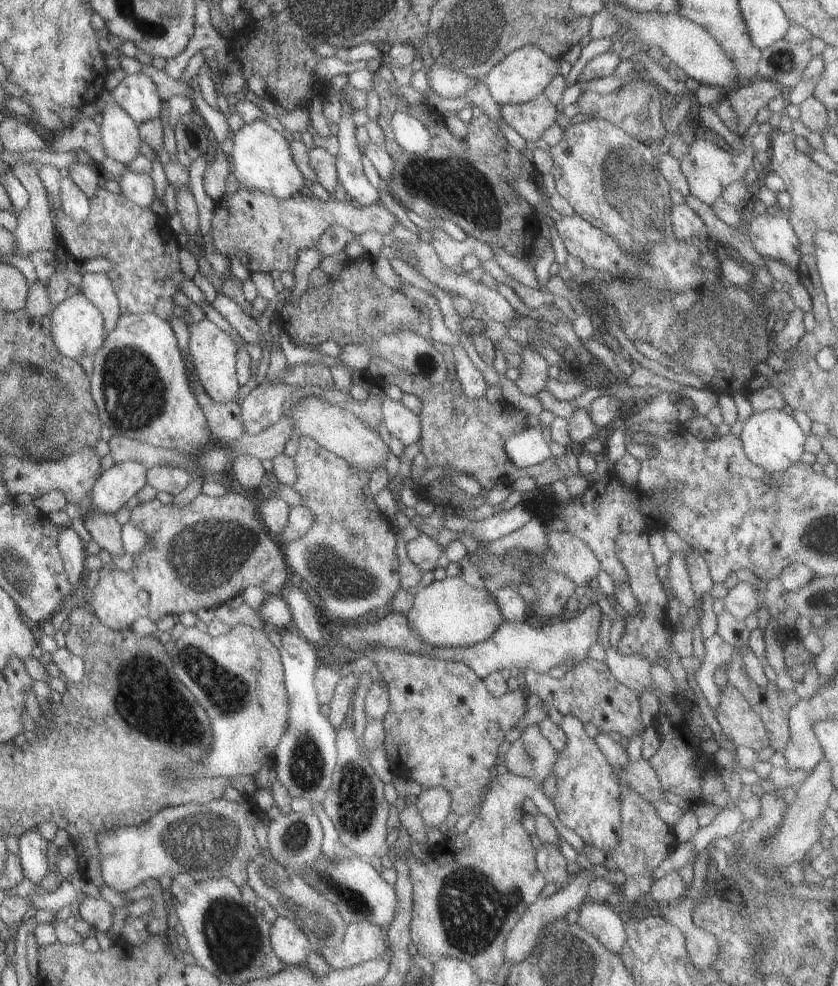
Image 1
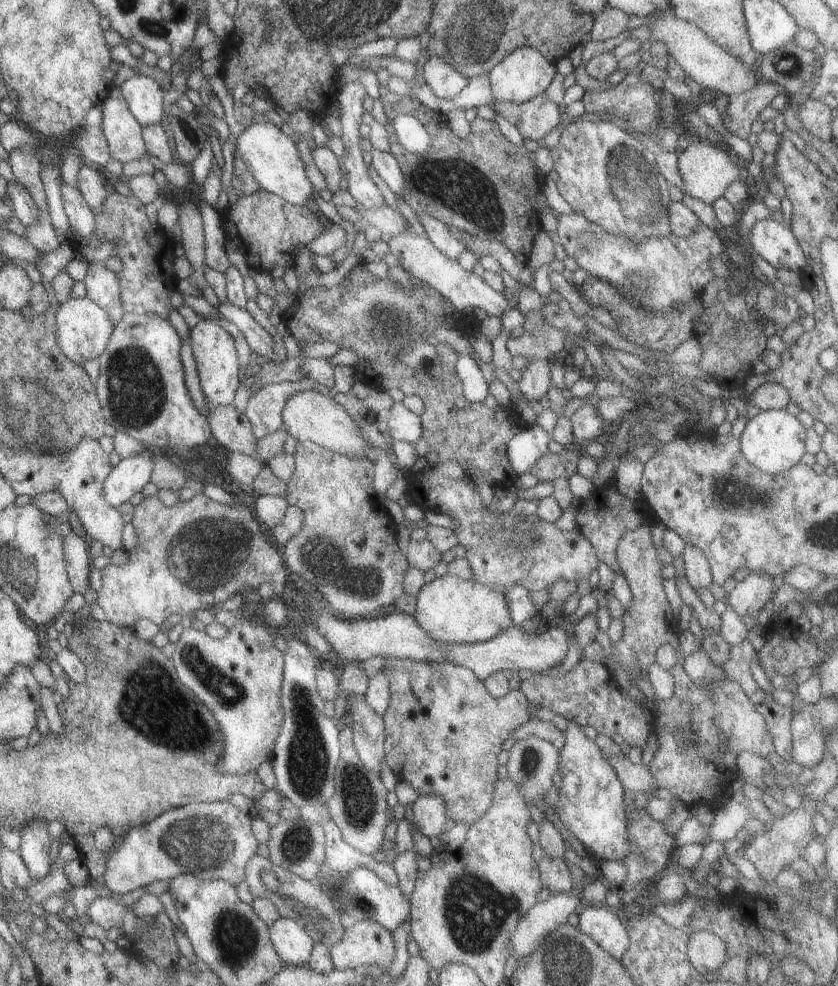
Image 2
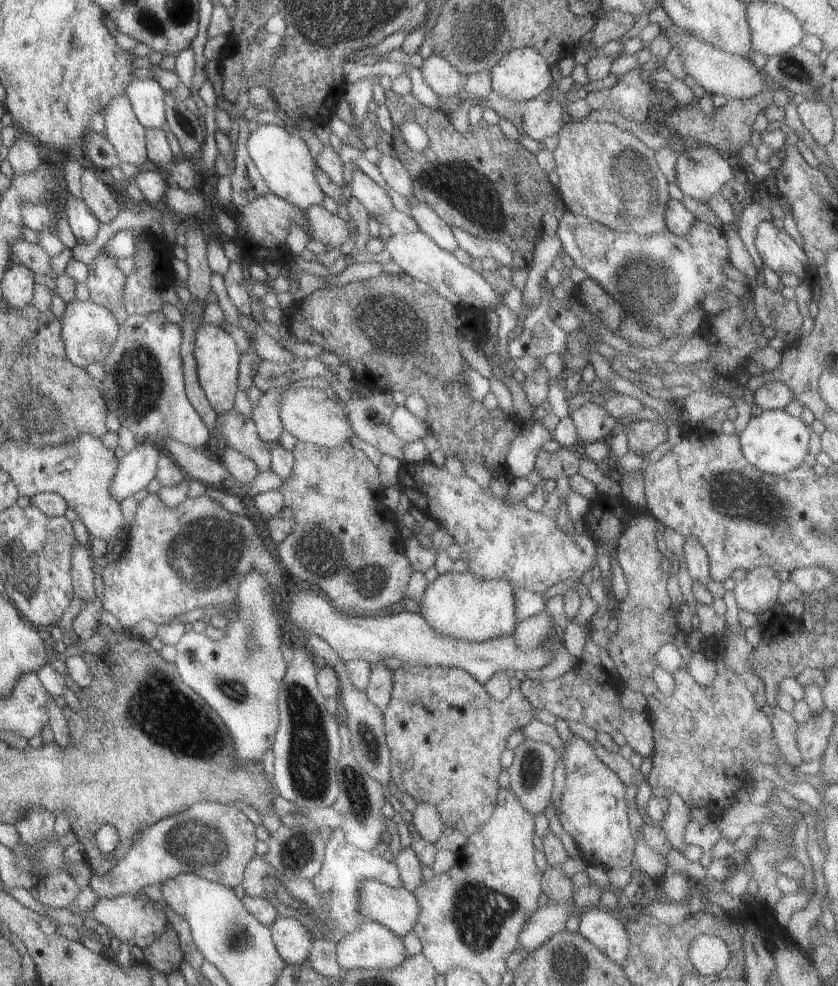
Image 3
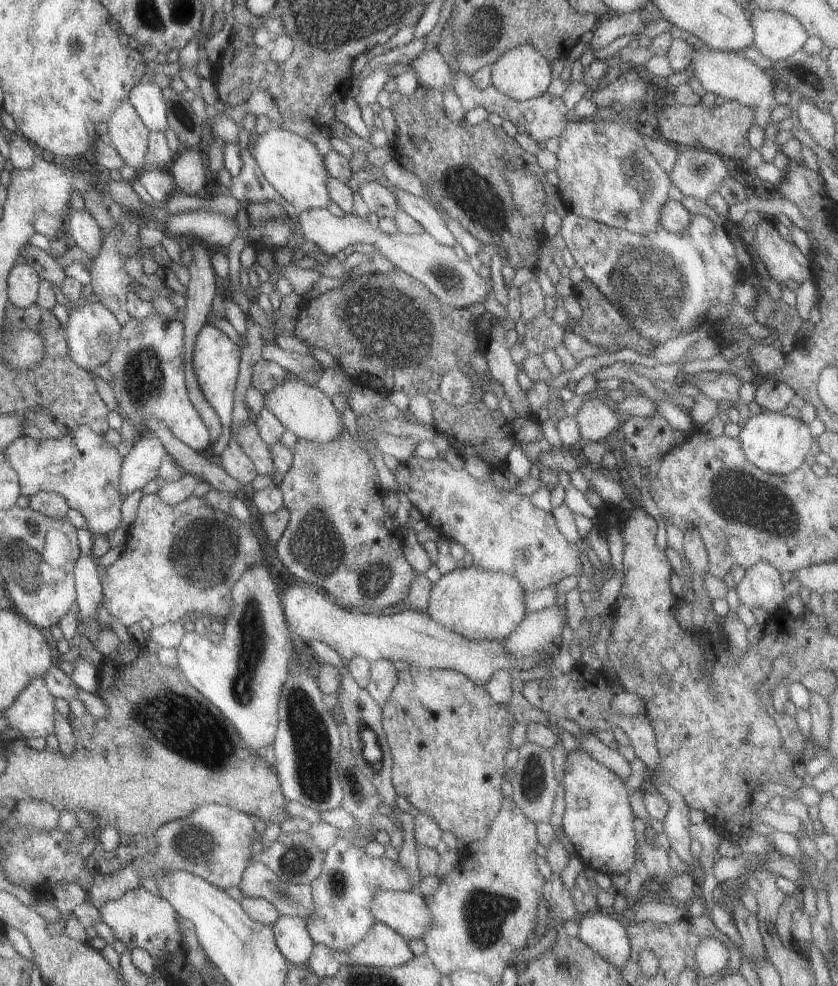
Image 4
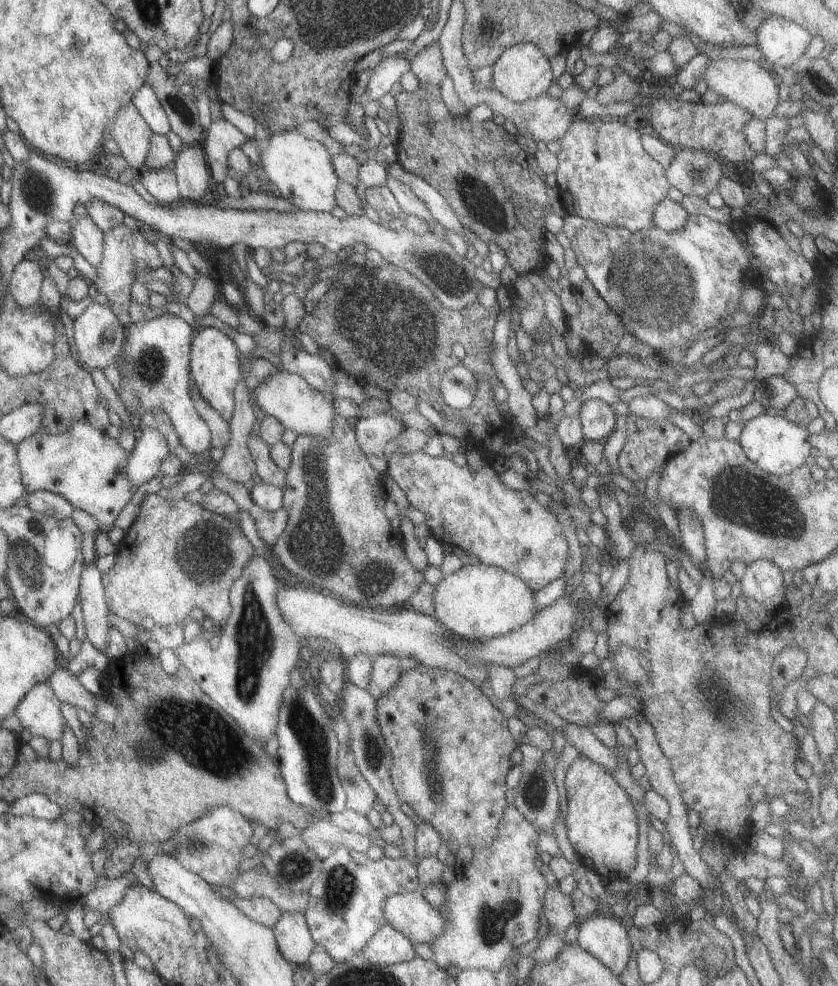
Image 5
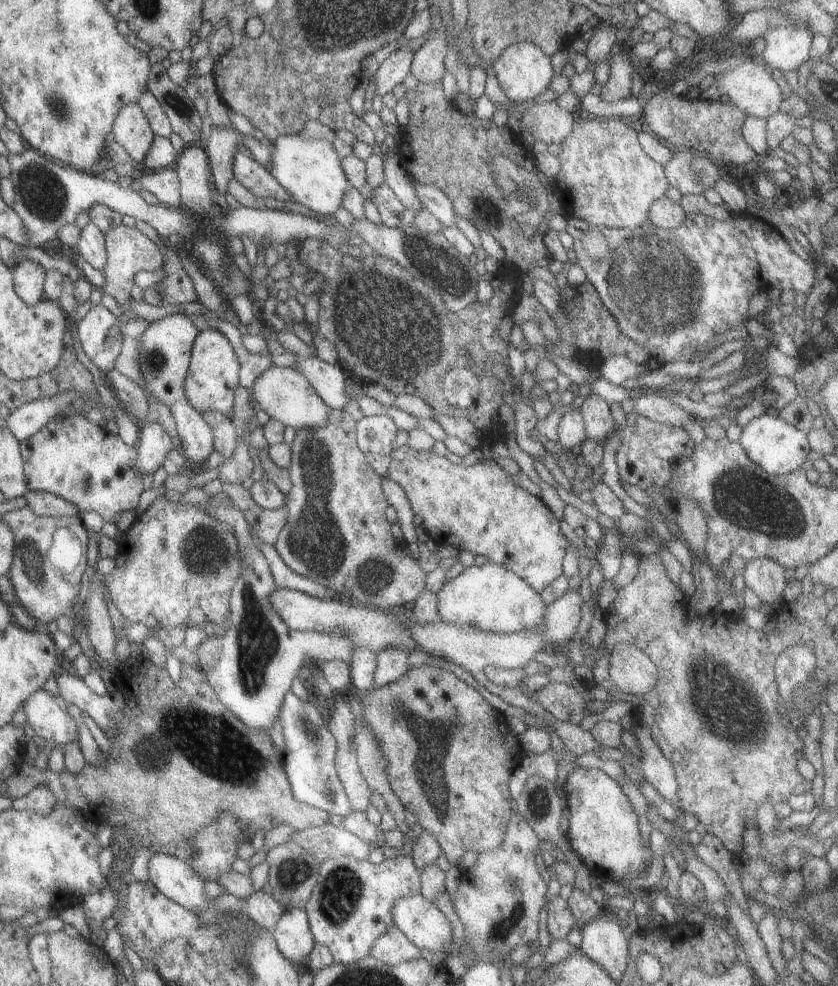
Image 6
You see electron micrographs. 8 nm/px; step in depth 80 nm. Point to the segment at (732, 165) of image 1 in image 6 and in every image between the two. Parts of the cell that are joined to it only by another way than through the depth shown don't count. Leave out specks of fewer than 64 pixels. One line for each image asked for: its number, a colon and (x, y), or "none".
2: (705, 170)
3: (700, 172)
4: (696, 173)
5: (693, 172)
6: (691, 172)

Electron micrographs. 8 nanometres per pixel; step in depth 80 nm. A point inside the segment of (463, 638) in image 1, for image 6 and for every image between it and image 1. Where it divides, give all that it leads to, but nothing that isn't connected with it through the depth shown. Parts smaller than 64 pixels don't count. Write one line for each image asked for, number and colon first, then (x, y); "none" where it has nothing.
2: (450, 610)
3: (459, 606)
4: (476, 605)
5: (478, 602)
6: (488, 598)

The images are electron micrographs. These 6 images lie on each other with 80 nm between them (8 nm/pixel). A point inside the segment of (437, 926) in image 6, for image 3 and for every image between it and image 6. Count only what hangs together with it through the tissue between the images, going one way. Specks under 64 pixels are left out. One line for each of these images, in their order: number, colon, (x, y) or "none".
3: (394, 908)
4: (404, 912)
5: (408, 913)

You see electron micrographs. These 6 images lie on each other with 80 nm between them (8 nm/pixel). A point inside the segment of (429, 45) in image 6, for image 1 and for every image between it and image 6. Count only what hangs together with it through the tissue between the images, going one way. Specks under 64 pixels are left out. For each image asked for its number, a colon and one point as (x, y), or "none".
1: (447, 84)
2: (444, 82)
3: (443, 80)
4: (432, 71)
5: (426, 65)

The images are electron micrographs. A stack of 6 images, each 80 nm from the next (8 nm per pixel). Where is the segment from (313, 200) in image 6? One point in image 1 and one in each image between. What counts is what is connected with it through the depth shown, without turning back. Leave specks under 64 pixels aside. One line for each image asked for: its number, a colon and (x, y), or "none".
1: (259, 160)
2: (268, 153)
3: (281, 158)
4: (291, 165)
5: (300, 169)

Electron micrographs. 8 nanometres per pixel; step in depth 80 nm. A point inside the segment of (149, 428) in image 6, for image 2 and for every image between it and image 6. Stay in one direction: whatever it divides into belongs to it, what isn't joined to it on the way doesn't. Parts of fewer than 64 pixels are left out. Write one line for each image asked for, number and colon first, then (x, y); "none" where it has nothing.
2: (128, 476)
3: (134, 470)
4: (140, 465)
5: (144, 461)

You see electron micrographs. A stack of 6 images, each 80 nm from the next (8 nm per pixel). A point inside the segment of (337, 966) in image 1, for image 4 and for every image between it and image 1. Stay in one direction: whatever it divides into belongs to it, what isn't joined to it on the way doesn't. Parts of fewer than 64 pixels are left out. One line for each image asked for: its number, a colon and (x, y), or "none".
2: (364, 942)
3: (370, 946)
4: (380, 947)

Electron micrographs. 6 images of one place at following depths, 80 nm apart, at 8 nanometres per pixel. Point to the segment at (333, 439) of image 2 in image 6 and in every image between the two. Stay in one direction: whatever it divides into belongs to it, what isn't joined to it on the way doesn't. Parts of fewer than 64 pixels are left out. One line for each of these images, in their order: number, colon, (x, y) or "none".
3: (307, 414)
4: (301, 409)
5: (284, 396)
6: (283, 394)

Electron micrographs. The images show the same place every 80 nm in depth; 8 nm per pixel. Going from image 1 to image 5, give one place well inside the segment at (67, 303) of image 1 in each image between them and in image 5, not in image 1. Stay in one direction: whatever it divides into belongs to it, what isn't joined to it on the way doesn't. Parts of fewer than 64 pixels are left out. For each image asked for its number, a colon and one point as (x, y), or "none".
2: (82, 329)
3: (87, 330)
4: (91, 331)
5: (97, 335)

